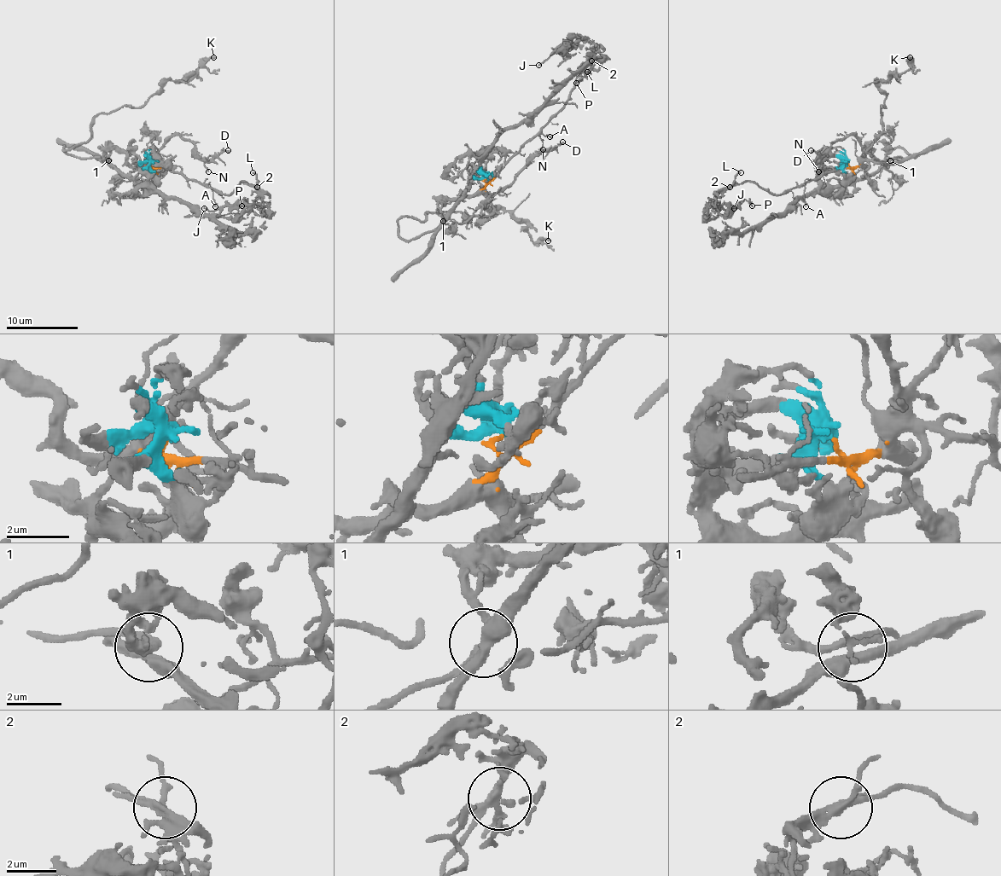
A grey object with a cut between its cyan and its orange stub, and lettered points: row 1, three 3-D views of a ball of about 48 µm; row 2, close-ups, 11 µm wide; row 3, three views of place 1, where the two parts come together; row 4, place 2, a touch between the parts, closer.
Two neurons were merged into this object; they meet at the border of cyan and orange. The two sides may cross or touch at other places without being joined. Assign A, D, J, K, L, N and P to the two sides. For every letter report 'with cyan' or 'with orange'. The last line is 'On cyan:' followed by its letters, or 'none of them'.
A: with orange
D: with orange
J: with cyan
K: with orange
L: with cyan
N: with orange
P: with cyan
On cyan: J, L, P

